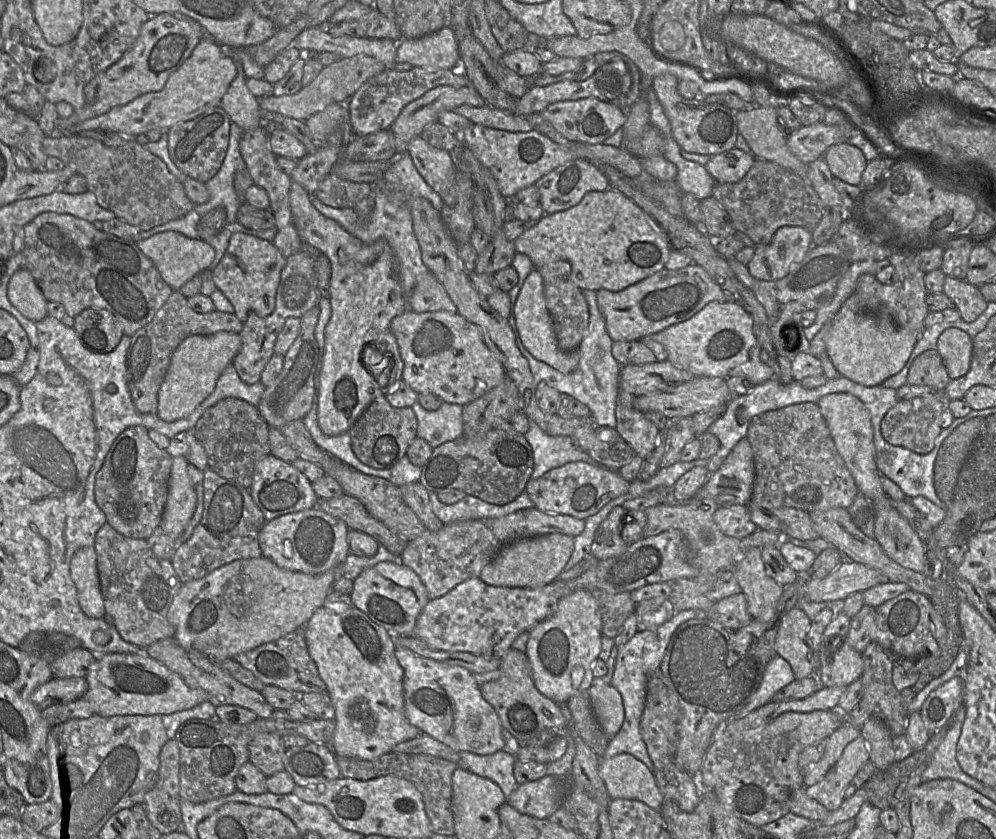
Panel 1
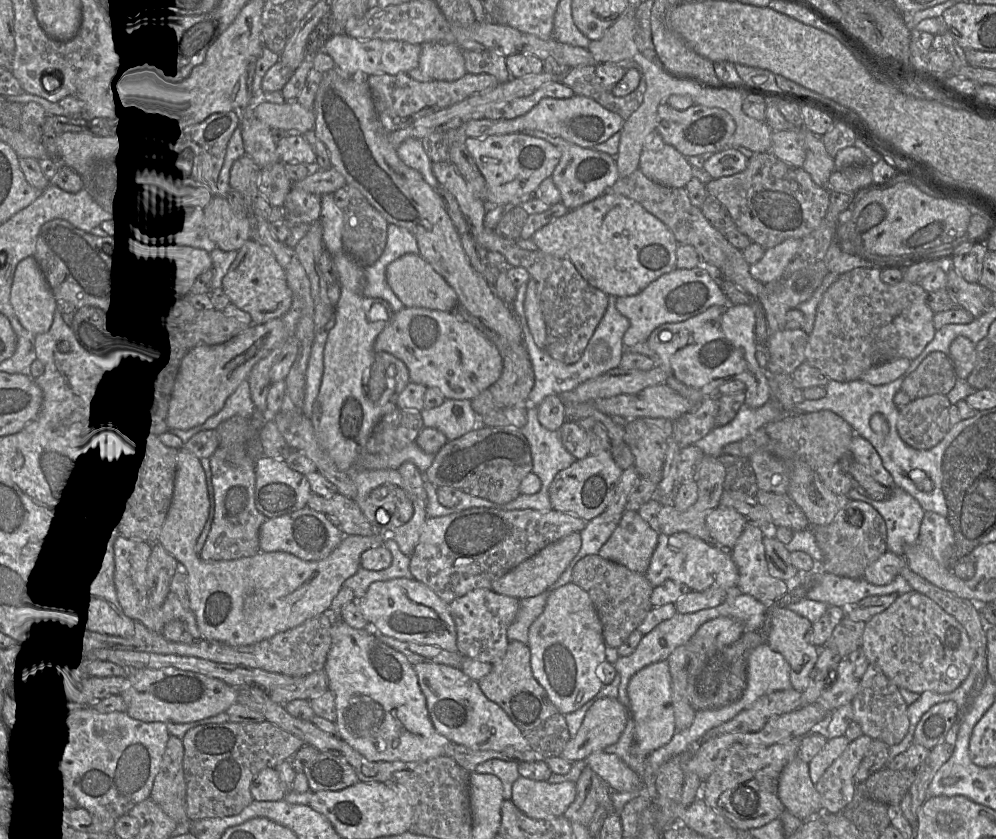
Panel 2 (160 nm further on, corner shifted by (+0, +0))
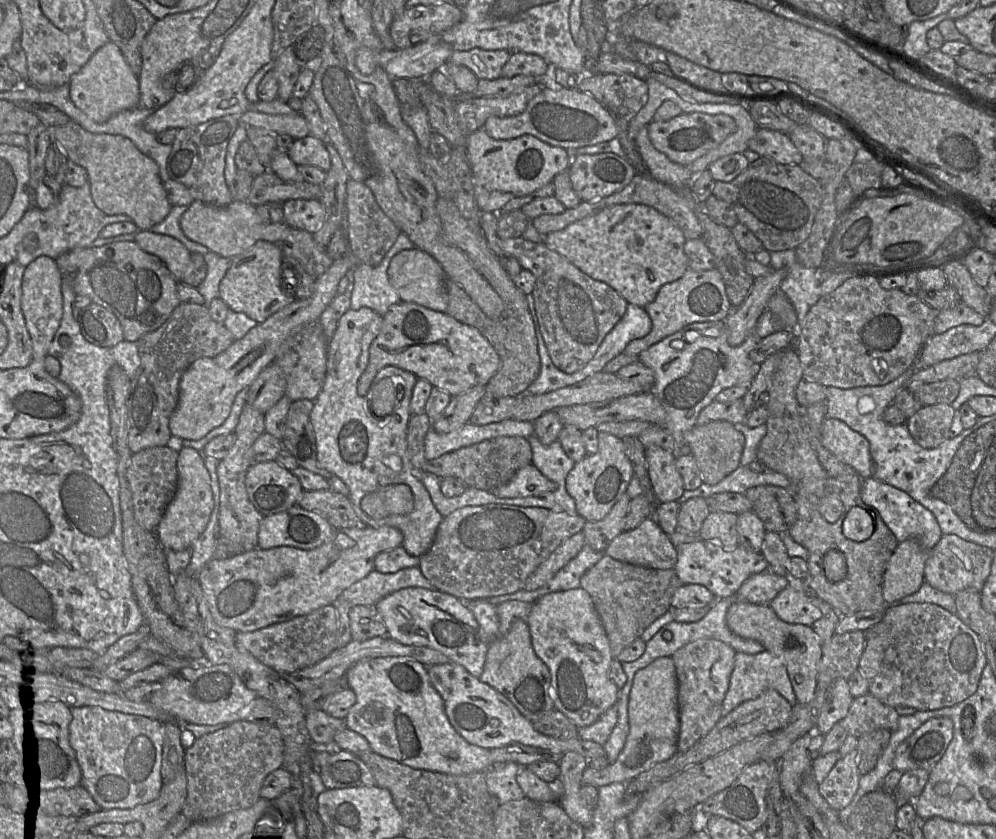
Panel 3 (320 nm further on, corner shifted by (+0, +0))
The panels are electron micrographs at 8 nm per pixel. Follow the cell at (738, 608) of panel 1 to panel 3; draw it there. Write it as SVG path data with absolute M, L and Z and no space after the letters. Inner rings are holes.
M700 639L691 642L671 657L676 666L678 679L678 713L680 730L678 751L686 752L699 739L706 736L722 716L722 704L734 669L736 651L716 639Z

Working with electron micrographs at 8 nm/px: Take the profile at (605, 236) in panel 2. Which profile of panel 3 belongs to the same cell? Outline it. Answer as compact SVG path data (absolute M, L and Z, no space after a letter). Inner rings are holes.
M636 203L608 206L544 236L544 244L592 279L618 291L630 304L644 307L666 283L688 270L681 229L656 209Z

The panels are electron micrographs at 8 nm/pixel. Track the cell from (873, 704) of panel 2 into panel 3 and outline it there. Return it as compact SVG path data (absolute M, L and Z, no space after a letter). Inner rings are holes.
M867 693L853 699L847 715L840 723L848 735L859 738L863 734L878 729L895 731L899 717L896 708L883 704Z

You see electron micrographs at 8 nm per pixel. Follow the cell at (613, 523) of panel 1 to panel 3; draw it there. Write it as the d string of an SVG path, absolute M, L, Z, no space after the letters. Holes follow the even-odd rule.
M653 517L621 532L604 553L622 562L653 569L674 568L677 562L676 546Z

